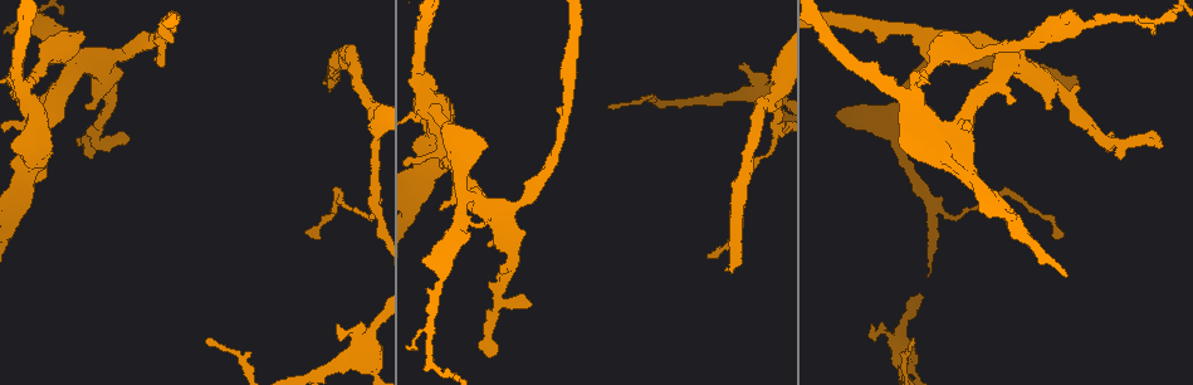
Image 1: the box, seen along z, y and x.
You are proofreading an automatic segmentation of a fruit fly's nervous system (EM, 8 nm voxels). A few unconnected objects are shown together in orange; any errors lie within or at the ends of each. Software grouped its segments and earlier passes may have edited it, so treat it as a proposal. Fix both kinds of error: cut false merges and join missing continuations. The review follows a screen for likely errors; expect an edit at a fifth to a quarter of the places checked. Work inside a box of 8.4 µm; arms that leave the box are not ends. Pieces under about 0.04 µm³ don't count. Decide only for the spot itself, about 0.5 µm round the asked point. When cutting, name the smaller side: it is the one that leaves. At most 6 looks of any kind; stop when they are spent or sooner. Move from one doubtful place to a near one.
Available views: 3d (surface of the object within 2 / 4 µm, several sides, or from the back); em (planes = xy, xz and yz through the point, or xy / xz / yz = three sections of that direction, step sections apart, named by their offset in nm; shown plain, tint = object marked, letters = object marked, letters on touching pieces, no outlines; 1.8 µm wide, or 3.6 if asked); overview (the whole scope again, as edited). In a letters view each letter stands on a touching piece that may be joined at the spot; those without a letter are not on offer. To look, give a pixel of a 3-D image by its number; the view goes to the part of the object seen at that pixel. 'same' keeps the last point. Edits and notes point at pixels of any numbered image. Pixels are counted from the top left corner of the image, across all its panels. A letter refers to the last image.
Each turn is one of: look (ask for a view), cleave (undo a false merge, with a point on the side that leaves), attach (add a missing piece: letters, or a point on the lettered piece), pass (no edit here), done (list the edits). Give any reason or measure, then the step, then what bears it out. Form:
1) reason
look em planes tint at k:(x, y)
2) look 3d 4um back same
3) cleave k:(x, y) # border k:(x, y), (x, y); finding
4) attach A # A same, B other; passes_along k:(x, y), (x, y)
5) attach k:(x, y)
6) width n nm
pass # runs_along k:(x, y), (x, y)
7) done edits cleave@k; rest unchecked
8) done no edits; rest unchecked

branch stops here
look em planes letters at 1:(85, 108)

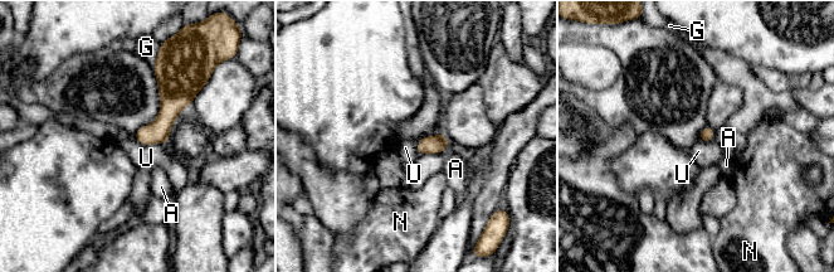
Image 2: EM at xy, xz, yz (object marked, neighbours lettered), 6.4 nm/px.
pass # A other, G other, N other, U other; no lettered piece goes on from it

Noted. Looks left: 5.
thin end
look em planes letters at 1:(739, 64)

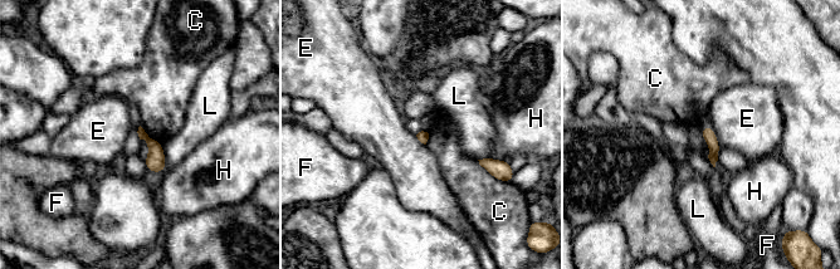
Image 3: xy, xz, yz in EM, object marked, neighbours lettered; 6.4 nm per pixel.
pass # C other, E other, F other, H other, L other; border 3:(477, 160), (496, 179); none of them fits

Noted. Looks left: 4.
thin end
look em xy step 16 tint at 1:(610, 107)

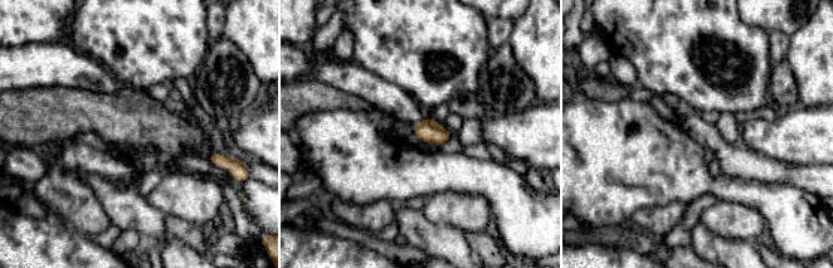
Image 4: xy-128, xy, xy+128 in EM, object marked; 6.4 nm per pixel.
cut it another way
look em planes letters same

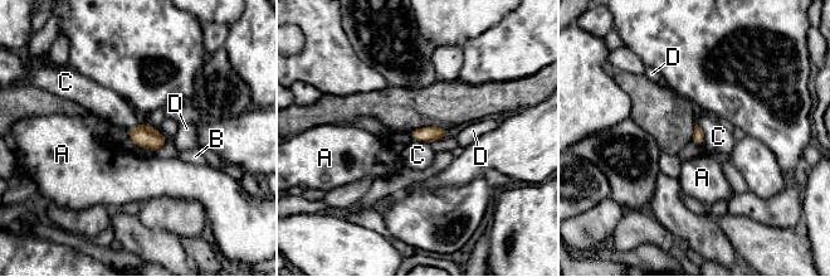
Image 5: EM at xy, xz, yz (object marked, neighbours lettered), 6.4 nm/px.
longest_contact C 160 nm
pass # A other, B other, C other, D other; none of them fits

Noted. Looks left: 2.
done no edits; rest unchecked

